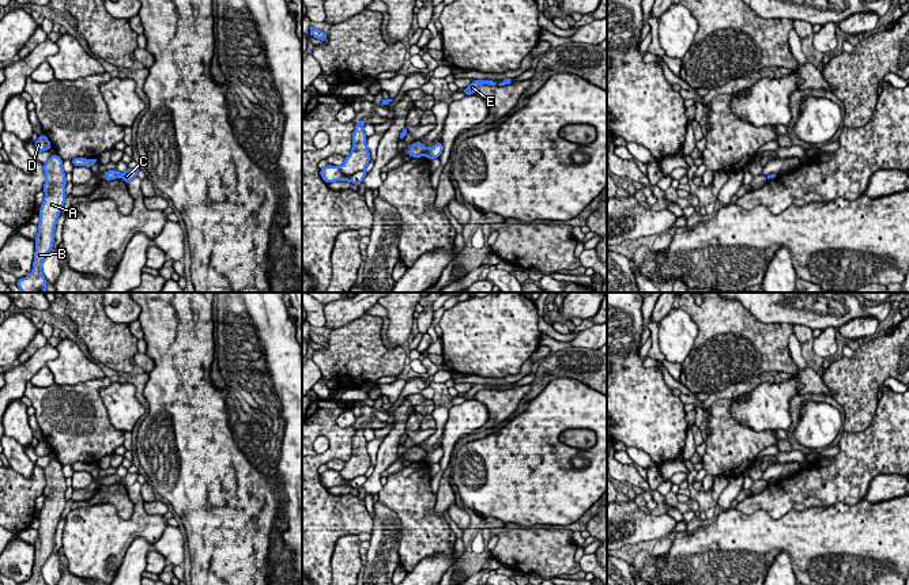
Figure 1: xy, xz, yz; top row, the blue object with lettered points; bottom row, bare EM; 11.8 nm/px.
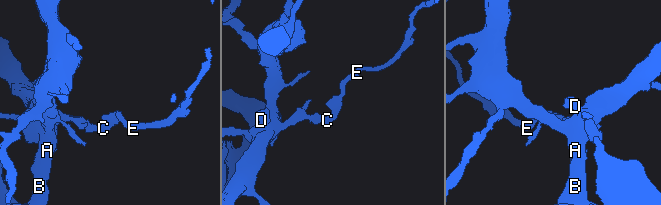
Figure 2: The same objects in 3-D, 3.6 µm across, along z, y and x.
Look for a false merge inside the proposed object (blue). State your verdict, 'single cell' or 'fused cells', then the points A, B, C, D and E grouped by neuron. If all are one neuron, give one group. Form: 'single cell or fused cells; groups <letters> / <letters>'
fused cells; groups A B C E / D

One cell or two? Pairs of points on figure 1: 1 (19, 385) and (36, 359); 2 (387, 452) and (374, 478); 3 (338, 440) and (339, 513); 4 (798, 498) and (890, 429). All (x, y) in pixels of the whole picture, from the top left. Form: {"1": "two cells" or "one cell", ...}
{"1": "one cell", "2": "one cell", "3": "one cell", "4": "one cell"}

